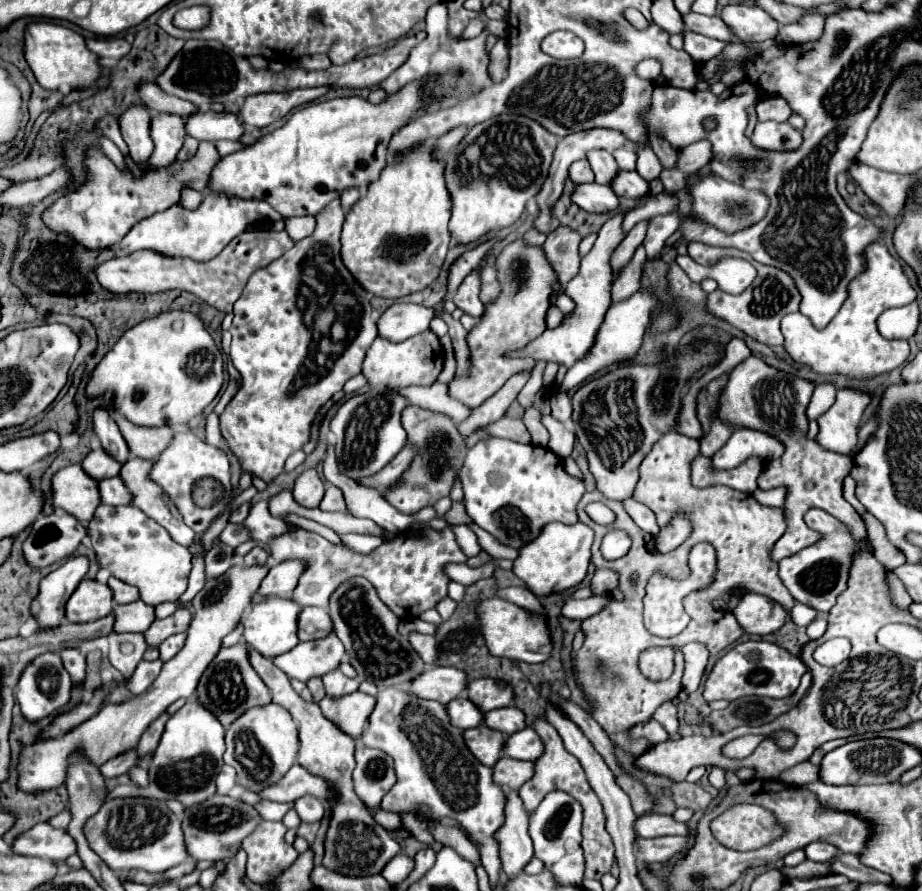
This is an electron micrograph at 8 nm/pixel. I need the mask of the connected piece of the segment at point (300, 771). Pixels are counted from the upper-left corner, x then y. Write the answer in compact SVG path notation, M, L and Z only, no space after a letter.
M292 765L290 771L272 787L262 789L258 795L268 801L286 801L292 803L302 795L314 795L320 799L330 799L334 797L334 791L326 779L320 779L316 775L310 775L302 765Z

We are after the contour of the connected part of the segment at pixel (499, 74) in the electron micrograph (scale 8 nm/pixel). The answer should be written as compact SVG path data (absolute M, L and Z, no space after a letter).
M498 39L498 43L490 49L490 57L492 57L492 65L490 65L492 81L502 81L508 65L508 41Z

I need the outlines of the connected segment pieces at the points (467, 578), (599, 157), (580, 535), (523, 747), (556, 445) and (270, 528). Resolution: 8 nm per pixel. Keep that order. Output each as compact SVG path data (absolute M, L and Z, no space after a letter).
M460 563L460 565L448 567L448 577L452 577L456 583L468 587L468 585L480 581L480 579L486 579L488 575L492 575L492 571L494 571L494 563L486 563L486 565L476 567L476 569Z
M592 151L592 155L588 155L590 167L596 175L596 183L600 185L612 185L614 177L618 175L618 167L614 157L608 151Z
M580 521L572 527L562 523L548 523L544 531L540 533L540 539L534 539L528 543L528 547L520 549L518 559L514 561L514 573L532 587L537 599L548 597L552 593L562 593L566 589L576 587L588 571L590 563L590 547L594 541L594 531Z
M526 727L508 737L504 745L504 755L512 759L538 759L544 753L544 743L532 727Z
M544 415L544 425L550 431L550 443L548 447L560 457L560 459L568 459L572 449L574 449L574 439L576 435L572 431L568 431L560 421L556 421L552 415Z
M268 499L258 501L252 507L252 511L244 523L252 531L252 537L262 539L262 543L266 543L268 539L274 539L278 535L284 535L290 529L282 519L276 519L268 513Z

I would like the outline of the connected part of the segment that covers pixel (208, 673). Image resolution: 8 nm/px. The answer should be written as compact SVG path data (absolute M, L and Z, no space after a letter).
M236 643L232 647L222 647L216 659L212 659L208 669L200 677L198 687L196 687L200 703L204 703L204 707L214 711L214 715L220 719L224 727L228 727L228 723L232 723L232 719L236 719L240 711L272 701L268 687L264 685L264 681L258 677L258 673L252 669L248 661L248 649L250 649L248 643Z

